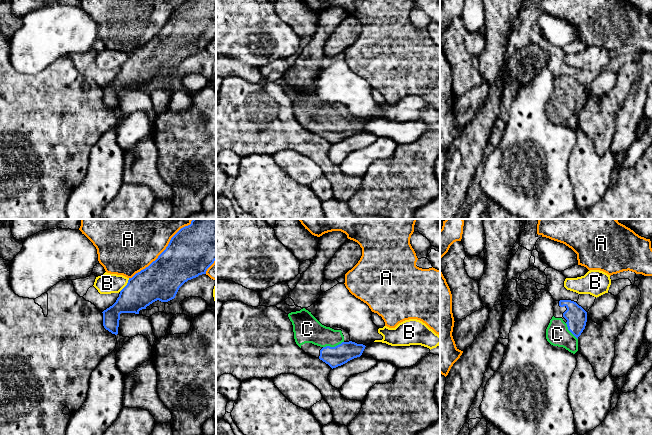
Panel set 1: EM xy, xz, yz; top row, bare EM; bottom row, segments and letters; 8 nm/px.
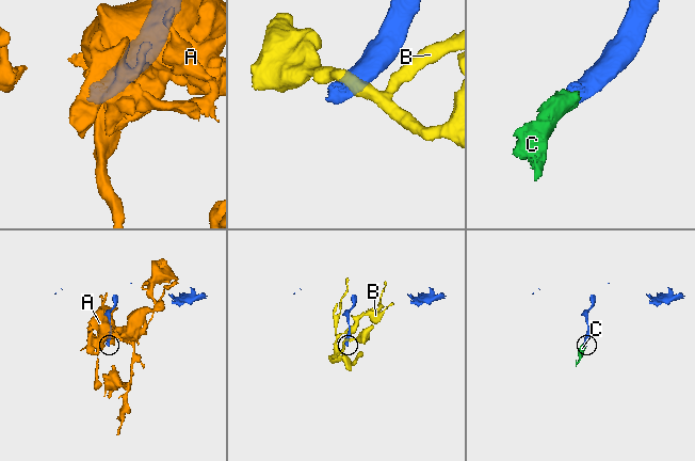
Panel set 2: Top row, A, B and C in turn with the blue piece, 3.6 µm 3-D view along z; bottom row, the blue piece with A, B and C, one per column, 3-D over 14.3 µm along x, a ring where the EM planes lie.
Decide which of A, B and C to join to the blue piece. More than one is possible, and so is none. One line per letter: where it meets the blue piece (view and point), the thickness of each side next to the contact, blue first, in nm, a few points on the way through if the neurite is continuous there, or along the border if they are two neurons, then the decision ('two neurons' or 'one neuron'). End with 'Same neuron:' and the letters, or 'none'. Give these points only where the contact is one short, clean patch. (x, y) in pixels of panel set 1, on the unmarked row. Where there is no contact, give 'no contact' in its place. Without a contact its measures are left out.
A: contact xy (162, 28); calibres 380 and 380 nm; two neurons
B: contact xy (126, 61); calibres 280 and 160 nm; two neurons
C: contact xz (333, 123); calibres 160 and 220 nm; way xz (336, 132), (333, 123), (322, 112), (308, 105); one neuron
Same neuron: C

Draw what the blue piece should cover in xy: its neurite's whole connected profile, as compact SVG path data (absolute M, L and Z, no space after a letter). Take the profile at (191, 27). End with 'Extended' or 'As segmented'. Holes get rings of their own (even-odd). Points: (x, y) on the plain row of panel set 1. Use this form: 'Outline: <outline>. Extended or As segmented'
Outline: M216 0L181 4L158 34L129 54L116 78L102 88L104 104L117 111L121 89L139 90L157 76L174 75L185 58L206 50L215 36Z. As segmented

